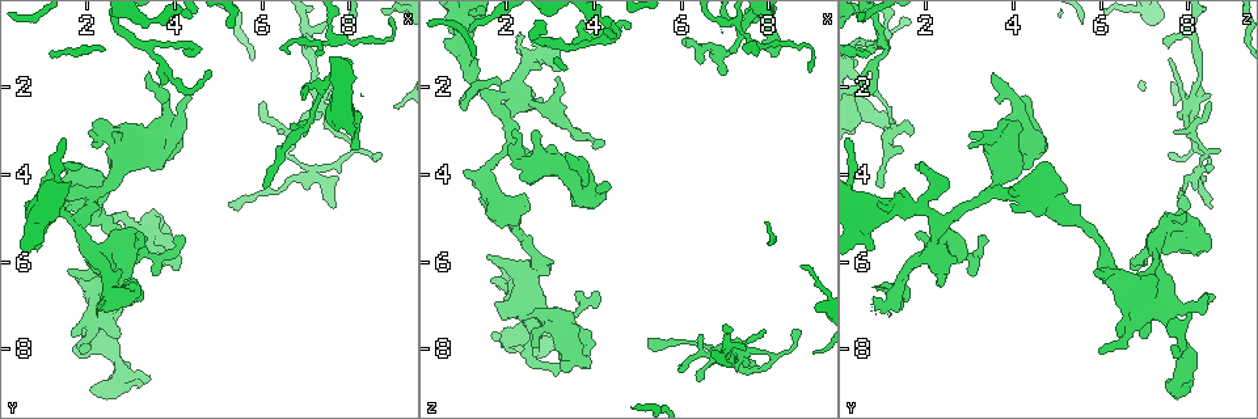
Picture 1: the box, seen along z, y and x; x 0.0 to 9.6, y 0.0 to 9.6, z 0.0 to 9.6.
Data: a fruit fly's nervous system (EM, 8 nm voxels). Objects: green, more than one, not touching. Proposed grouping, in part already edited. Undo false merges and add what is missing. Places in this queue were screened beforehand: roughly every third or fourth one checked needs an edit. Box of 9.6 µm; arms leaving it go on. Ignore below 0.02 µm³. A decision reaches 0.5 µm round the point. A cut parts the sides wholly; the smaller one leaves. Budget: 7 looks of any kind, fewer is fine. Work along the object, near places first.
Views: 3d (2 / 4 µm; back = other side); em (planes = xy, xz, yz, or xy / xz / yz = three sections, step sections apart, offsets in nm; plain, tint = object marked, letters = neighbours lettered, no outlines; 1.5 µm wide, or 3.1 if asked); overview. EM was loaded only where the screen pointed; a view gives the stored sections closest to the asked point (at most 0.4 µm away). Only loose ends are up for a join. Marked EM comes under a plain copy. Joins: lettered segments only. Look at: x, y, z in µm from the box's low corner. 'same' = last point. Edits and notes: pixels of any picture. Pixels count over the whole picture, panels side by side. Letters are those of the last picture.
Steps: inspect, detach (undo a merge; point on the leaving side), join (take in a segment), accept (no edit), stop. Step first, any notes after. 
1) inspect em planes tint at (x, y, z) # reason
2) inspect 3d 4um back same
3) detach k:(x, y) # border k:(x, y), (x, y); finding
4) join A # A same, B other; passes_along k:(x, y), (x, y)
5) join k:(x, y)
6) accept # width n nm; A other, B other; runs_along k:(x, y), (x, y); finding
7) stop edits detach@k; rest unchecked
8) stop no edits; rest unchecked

inspect 3d 4um at (4.30, 2.20, 4.35) # free end

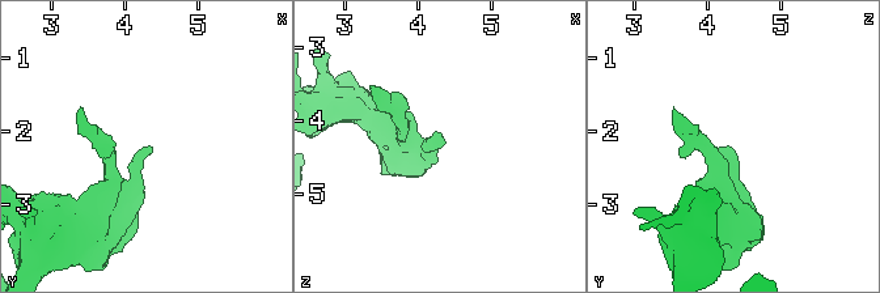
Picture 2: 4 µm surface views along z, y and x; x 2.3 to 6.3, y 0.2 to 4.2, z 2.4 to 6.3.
inspect em planes letters at (4.30, 2.15, 4.30)

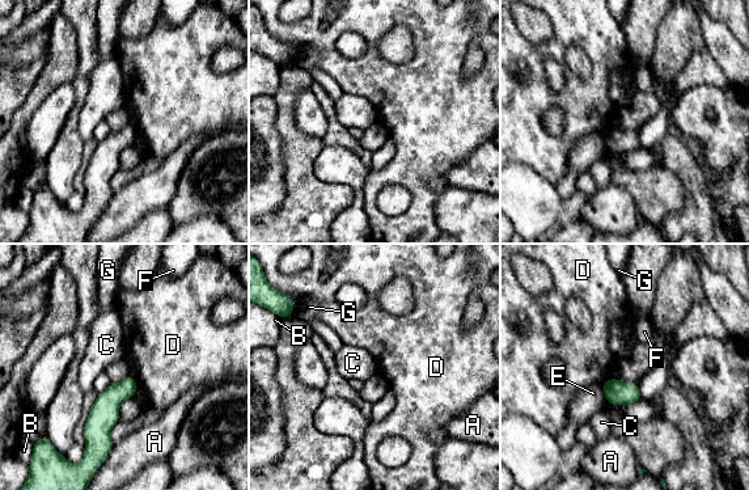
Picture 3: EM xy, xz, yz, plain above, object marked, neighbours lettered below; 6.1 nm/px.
accept # longest_contact A 120 nm; A other, B other, C other, D other, E other, F other, G other; border 3:(134, 377), (138, 389); no lettered segment goes on from it

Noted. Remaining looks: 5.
inspect 3d 2um at (2.60, 4.85, 7.90) # branch stops here

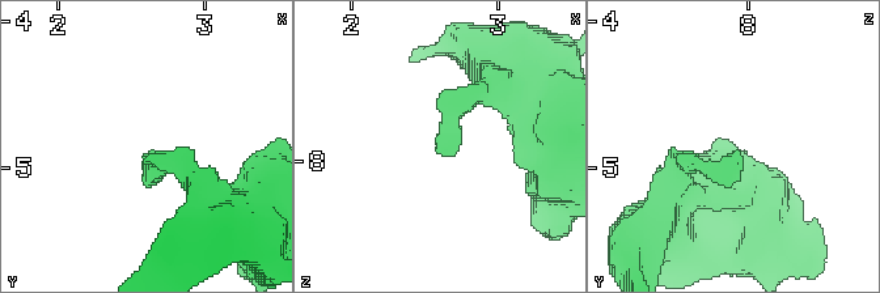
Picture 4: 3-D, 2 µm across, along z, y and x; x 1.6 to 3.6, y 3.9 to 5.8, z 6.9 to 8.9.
inspect em planes letters at (2.62, 4.86, 7.94)

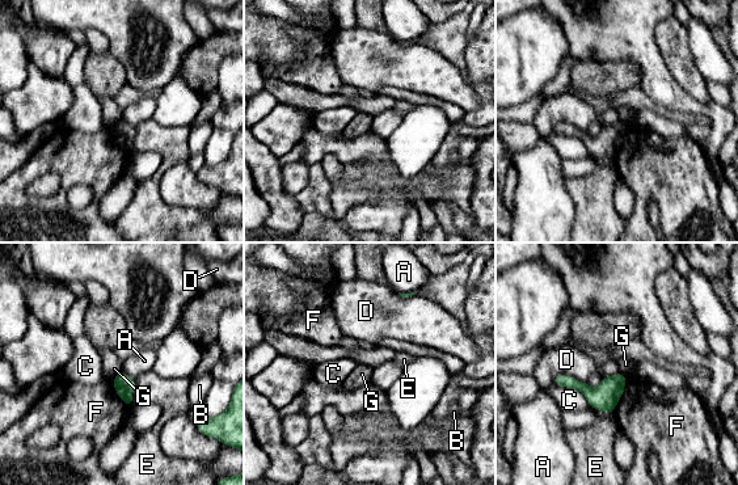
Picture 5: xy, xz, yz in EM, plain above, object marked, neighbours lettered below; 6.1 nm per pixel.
accept # width 120 nm; A other, B other, C other, D other, E other, F other, G other; border 5:(119, 370), (110, 379); none of them fits

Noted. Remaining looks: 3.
inspect 3d 4um at (6.40, 3.40, 8.75) # free end

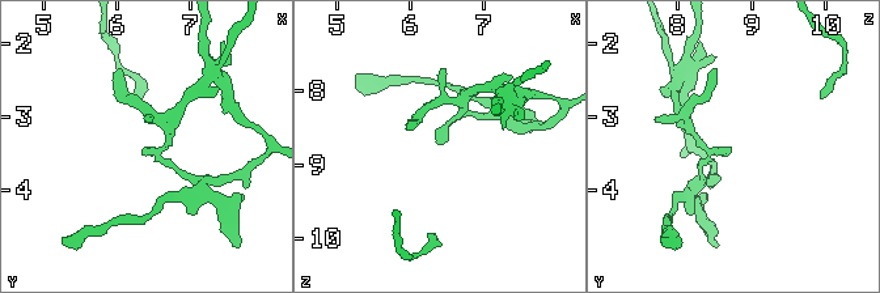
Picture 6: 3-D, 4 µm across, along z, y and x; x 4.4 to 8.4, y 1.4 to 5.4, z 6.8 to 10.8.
inspect em yz step 8 letters at (6.40, 3.45, 8.70) # shape alone is not enough

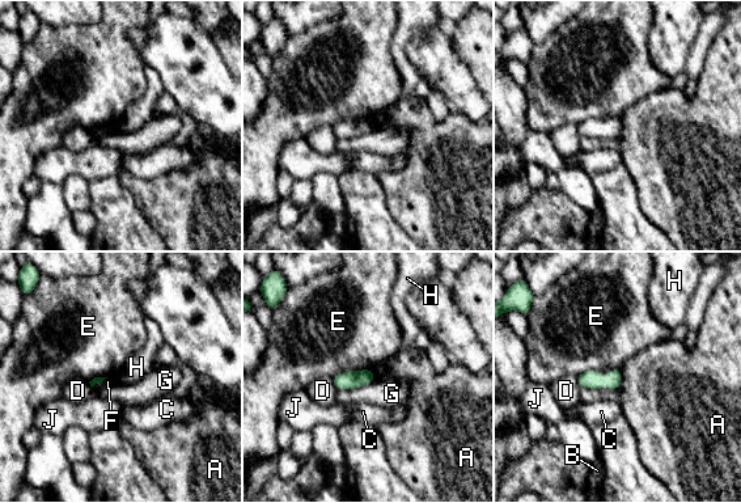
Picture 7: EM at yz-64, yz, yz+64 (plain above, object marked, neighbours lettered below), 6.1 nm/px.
accept # longest_contact G 260 nm; A other, B other, C other, D other, E other, F other, G other, H other, J other; no lettered segment goes on from it

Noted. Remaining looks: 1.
stop no edits; rest unchecked

